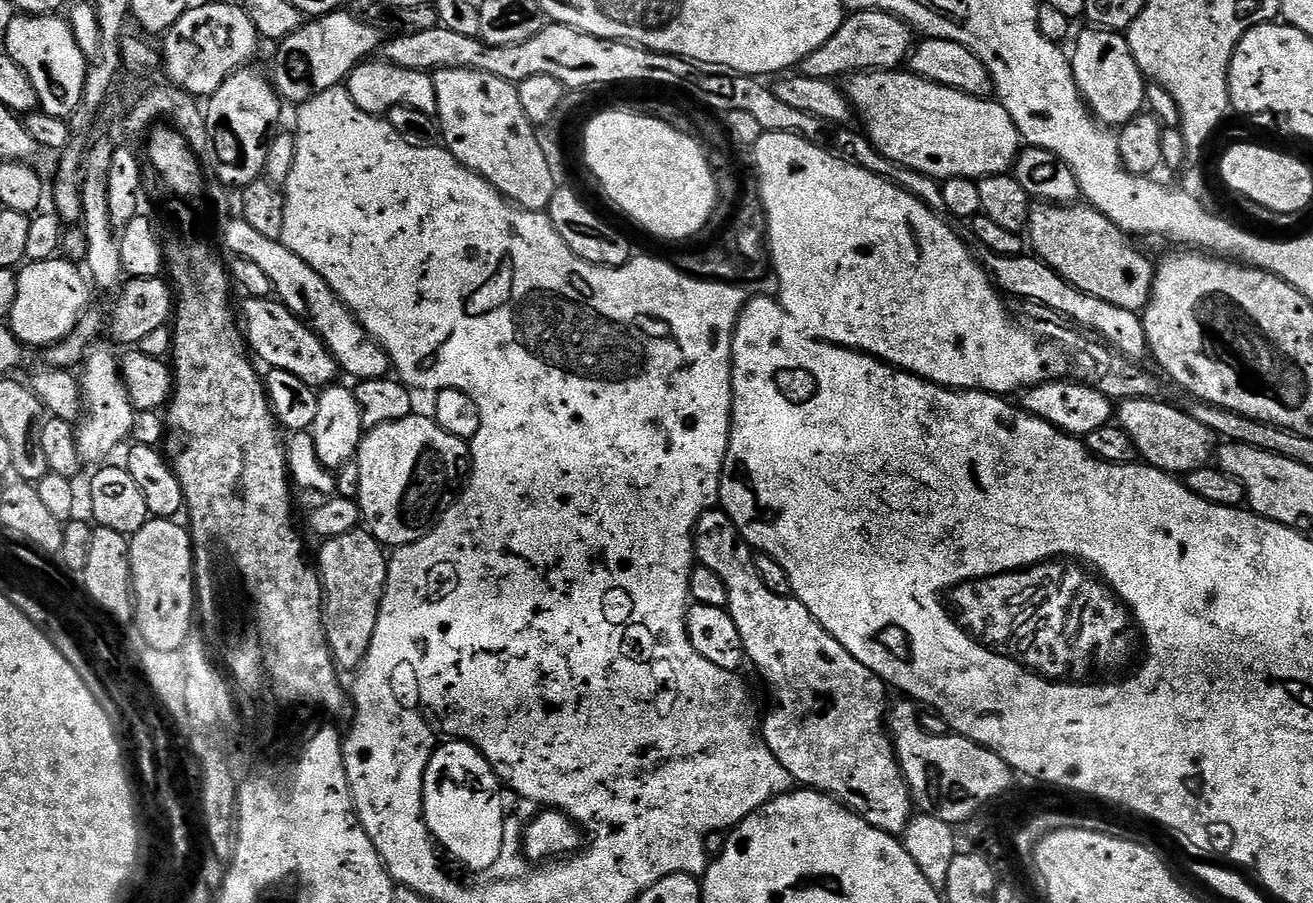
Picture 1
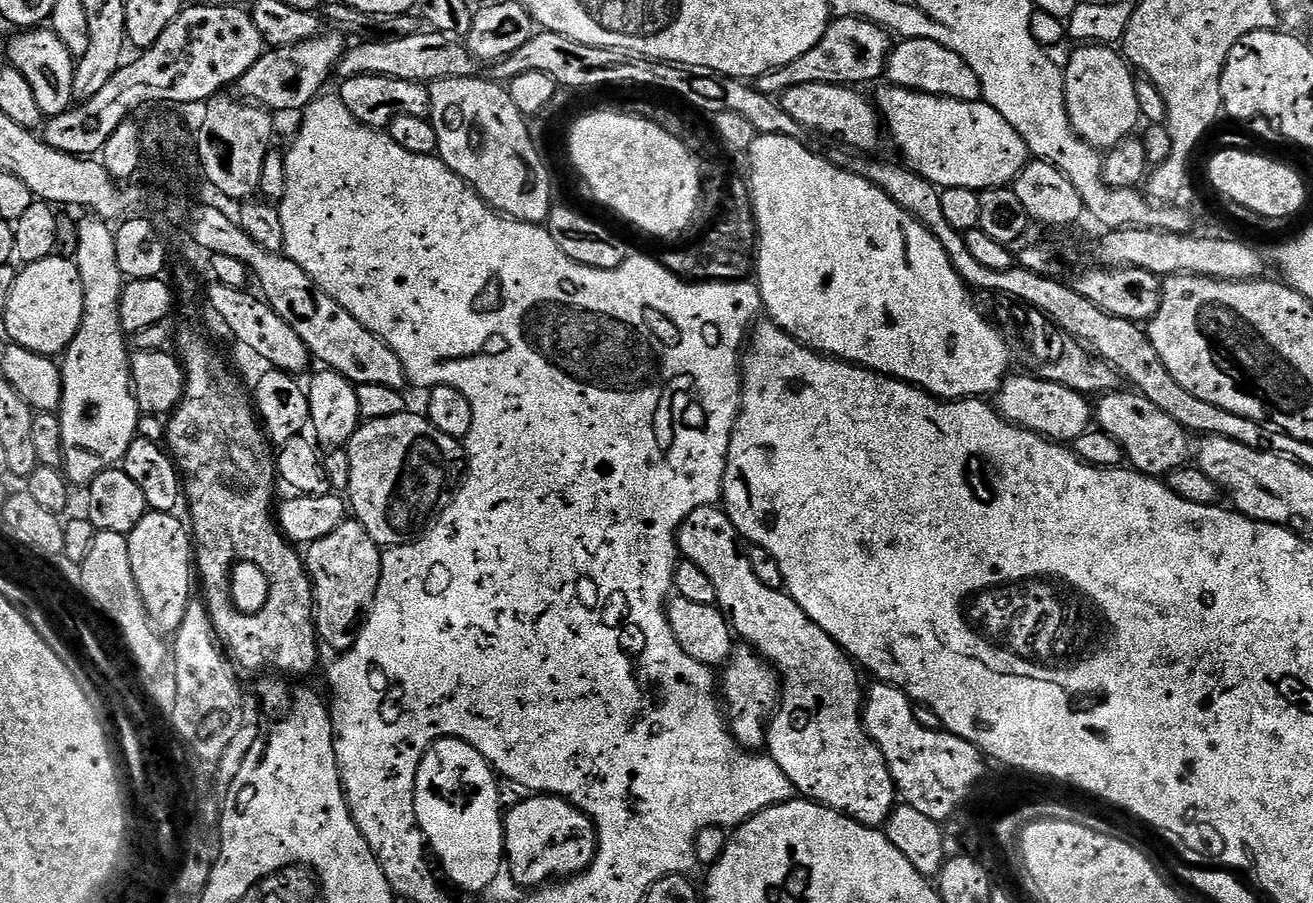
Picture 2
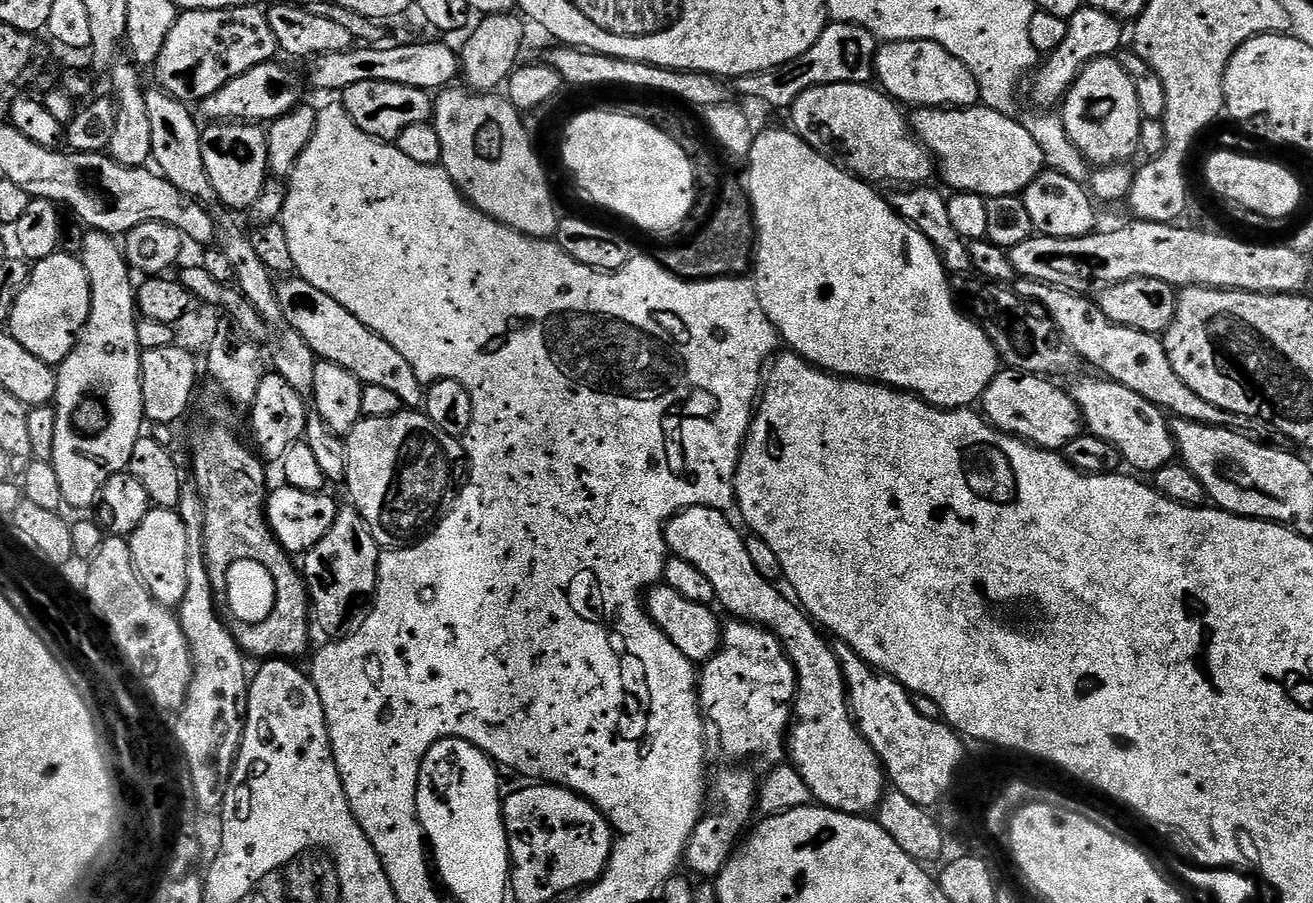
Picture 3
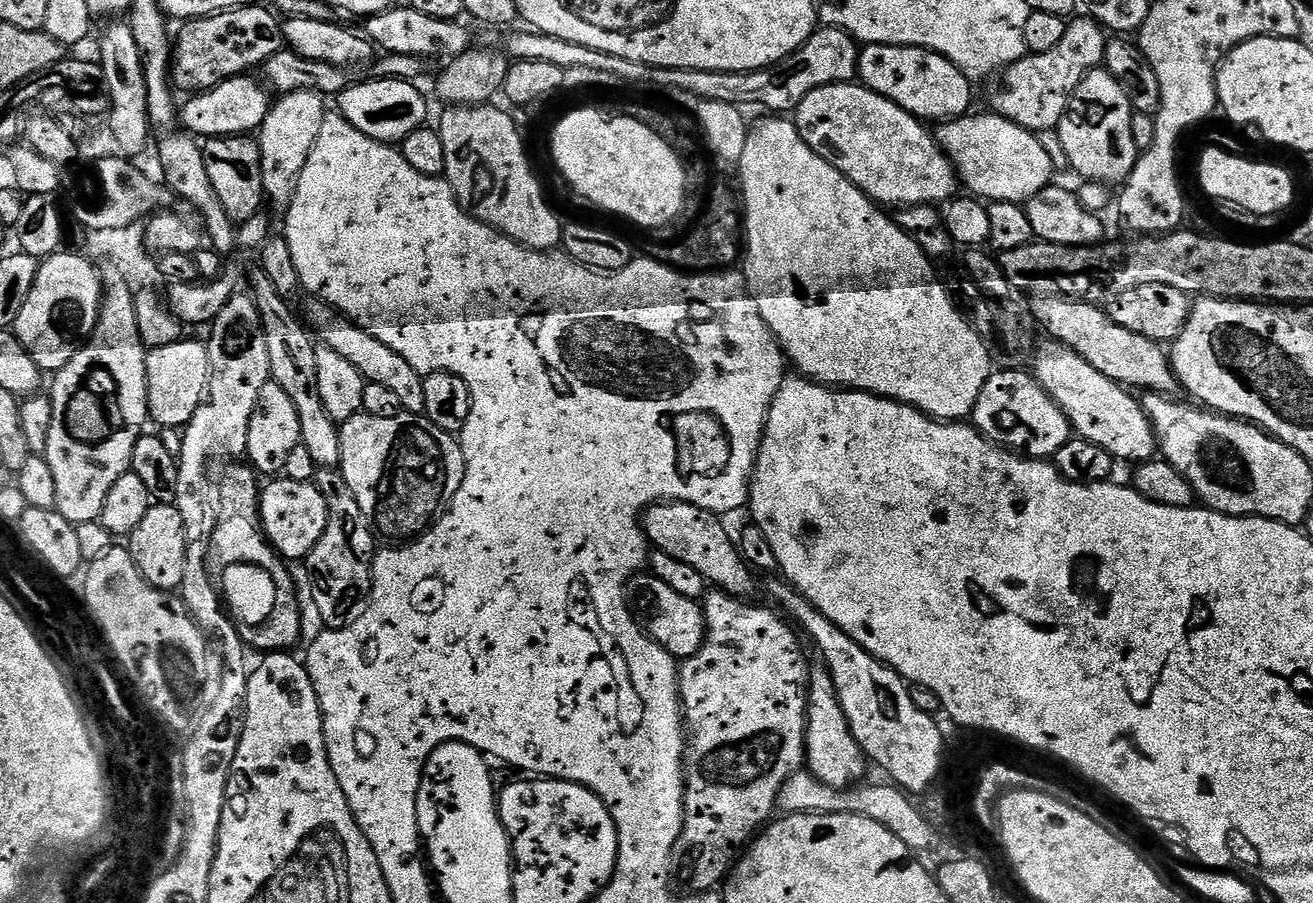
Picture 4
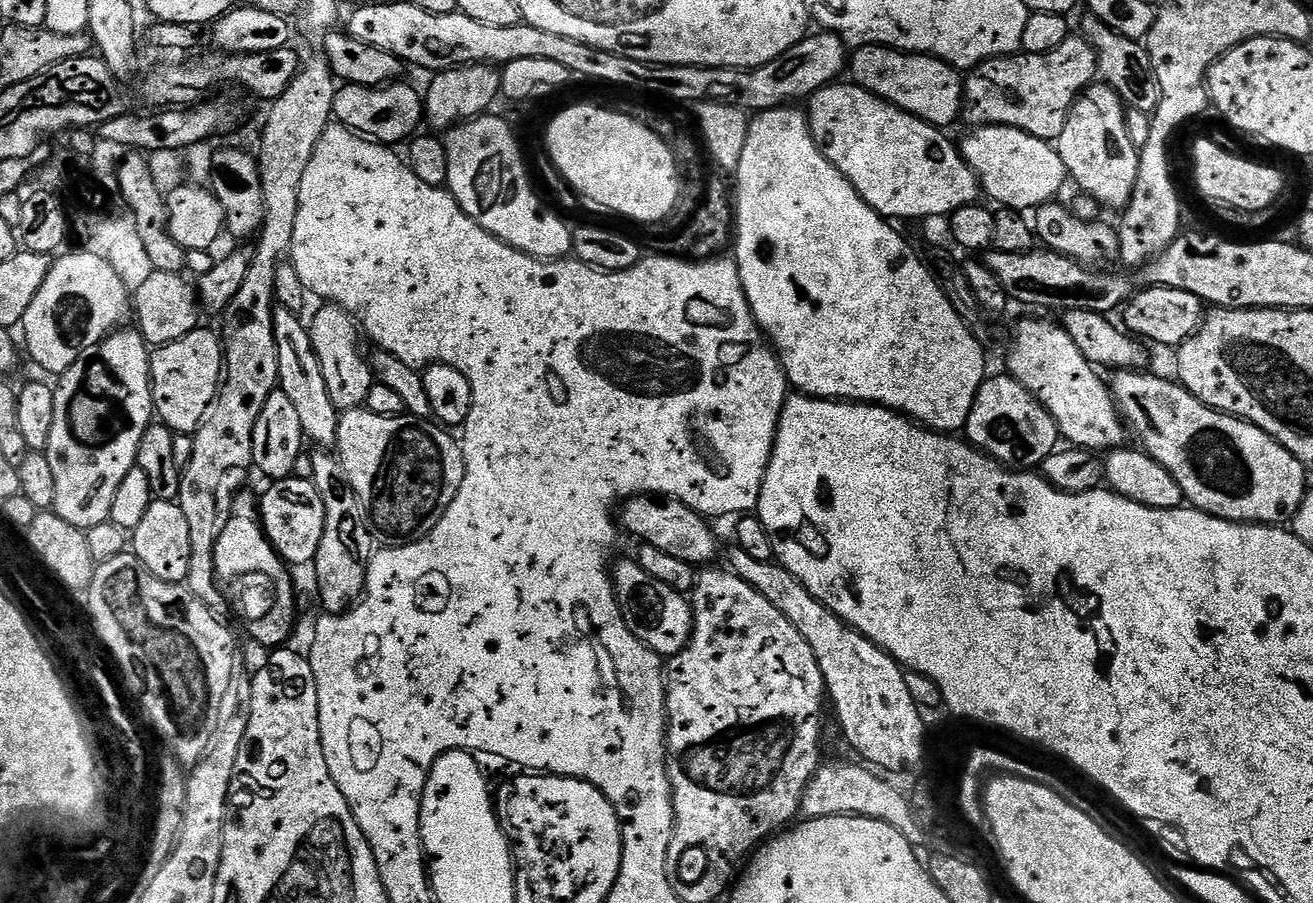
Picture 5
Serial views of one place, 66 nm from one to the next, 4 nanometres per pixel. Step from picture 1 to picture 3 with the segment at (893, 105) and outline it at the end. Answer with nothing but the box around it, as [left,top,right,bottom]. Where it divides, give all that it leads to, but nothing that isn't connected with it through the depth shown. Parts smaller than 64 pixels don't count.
[910,106,1046,198]

